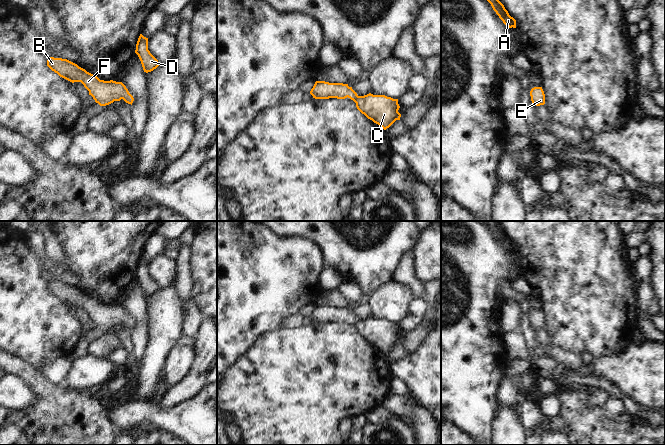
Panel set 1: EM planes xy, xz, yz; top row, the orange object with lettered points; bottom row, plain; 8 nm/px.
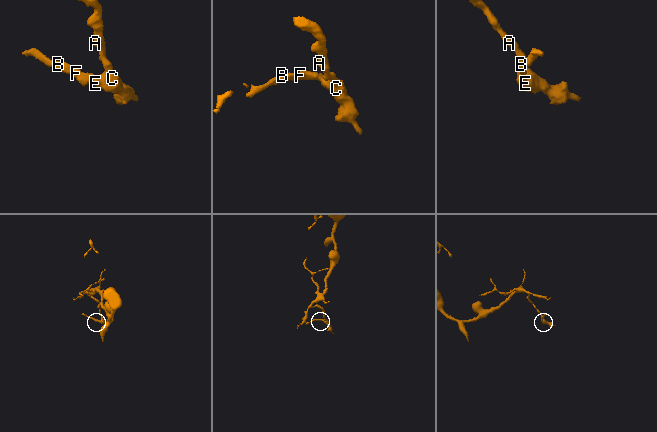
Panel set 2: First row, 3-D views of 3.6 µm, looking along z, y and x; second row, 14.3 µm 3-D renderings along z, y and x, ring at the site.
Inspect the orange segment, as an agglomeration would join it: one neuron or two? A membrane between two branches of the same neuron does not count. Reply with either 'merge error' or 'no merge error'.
no merge error

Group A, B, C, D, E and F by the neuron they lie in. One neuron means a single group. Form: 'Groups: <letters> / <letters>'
Groups: A B C D E F.

